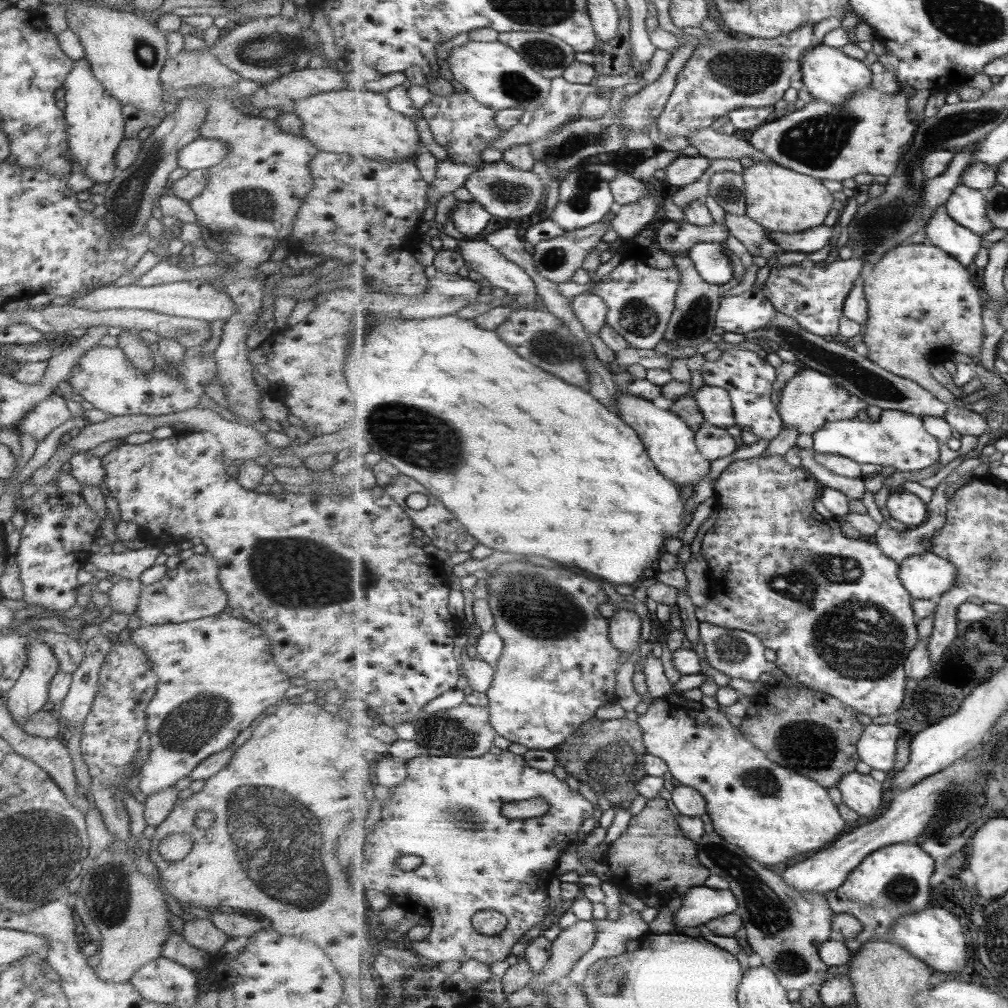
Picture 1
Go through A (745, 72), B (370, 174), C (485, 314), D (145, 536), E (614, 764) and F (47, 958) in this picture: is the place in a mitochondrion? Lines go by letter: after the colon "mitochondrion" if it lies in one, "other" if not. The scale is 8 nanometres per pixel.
A: mitochondrion
B: other
C: other
D: other
E: mitochondrion
F: other

